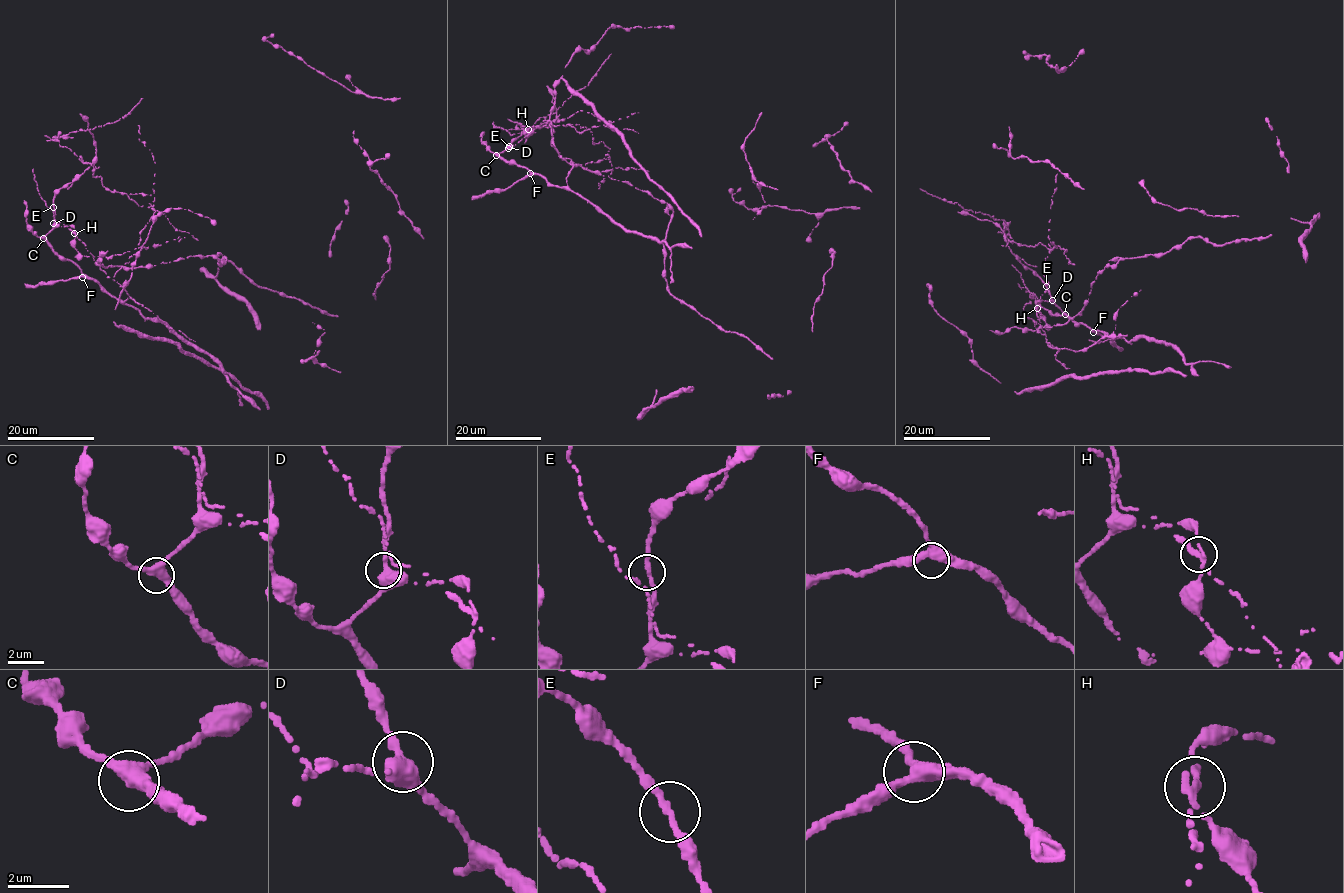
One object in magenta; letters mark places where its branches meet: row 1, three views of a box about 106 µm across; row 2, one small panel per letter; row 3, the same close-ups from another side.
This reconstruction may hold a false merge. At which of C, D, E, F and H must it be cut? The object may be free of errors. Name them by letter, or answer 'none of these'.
H

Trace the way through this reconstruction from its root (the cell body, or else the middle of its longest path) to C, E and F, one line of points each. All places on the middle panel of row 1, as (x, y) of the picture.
C: (682, 301), (669, 291), (664, 275), (673, 213), (665, 202), (569, 163), (546, 120), (496, 155)
E: (682, 301), (669, 291), (664, 275), (673, 213), (667, 204), (564, 160), (546, 120), (509, 146)
F: (682, 301), (669, 291), (664, 275), (673, 213), (667, 204), (564, 160), (546, 120), (498, 154), (530, 173)

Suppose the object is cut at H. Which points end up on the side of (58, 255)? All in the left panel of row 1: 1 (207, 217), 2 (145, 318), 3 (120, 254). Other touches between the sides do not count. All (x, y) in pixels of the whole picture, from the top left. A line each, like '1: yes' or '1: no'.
1: yes
2: yes
3: yes

